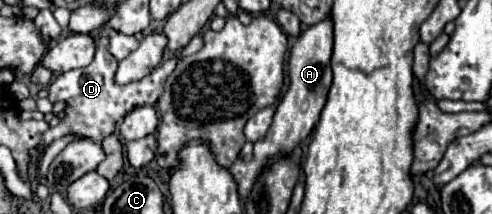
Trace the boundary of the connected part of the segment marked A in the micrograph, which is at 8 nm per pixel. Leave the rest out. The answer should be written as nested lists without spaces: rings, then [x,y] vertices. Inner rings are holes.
[[[327,16],[325,20],[305,28],[299,34],[297,42],[293,44],[291,54],[289,54],[289,88],[275,108],[273,122],[271,122],[265,138],[255,142],[255,156],[251,162],[243,162],[241,158],[237,158],[237,162],[233,162],[233,166],[227,168],[233,174],[243,198],[249,194],[249,190],[251,190],[257,174],[261,172],[261,168],[269,164],[269,156],[293,150],[315,128],[319,114],[325,106],[329,86],[331,86],[331,50],[333,50],[331,16]]]

